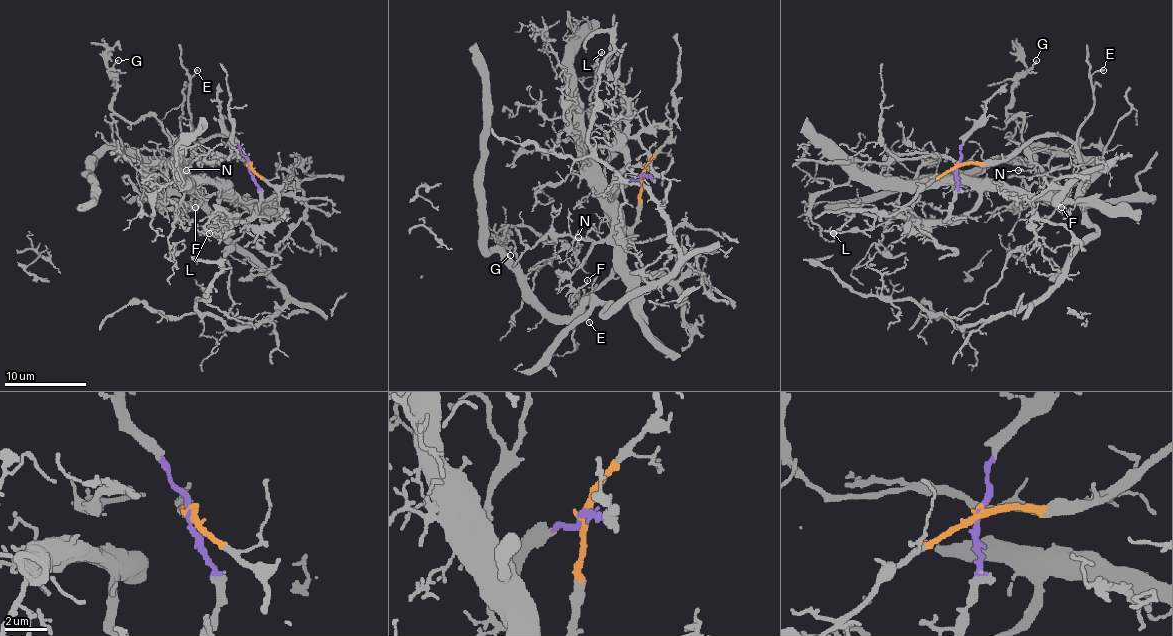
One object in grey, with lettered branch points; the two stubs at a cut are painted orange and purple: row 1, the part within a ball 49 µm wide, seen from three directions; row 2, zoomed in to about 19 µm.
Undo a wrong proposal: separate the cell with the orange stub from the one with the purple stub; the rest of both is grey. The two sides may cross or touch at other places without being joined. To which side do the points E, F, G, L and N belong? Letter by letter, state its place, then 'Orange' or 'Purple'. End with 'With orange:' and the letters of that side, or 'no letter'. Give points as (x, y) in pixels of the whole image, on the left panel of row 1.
E: Place: (197, 70). Orange
F: Place: (195, 207). Purple
G: Place: (118, 60). Purple
L: Place: (209, 233). Purple
N: Place: (186, 170). Purple
With orange: E

